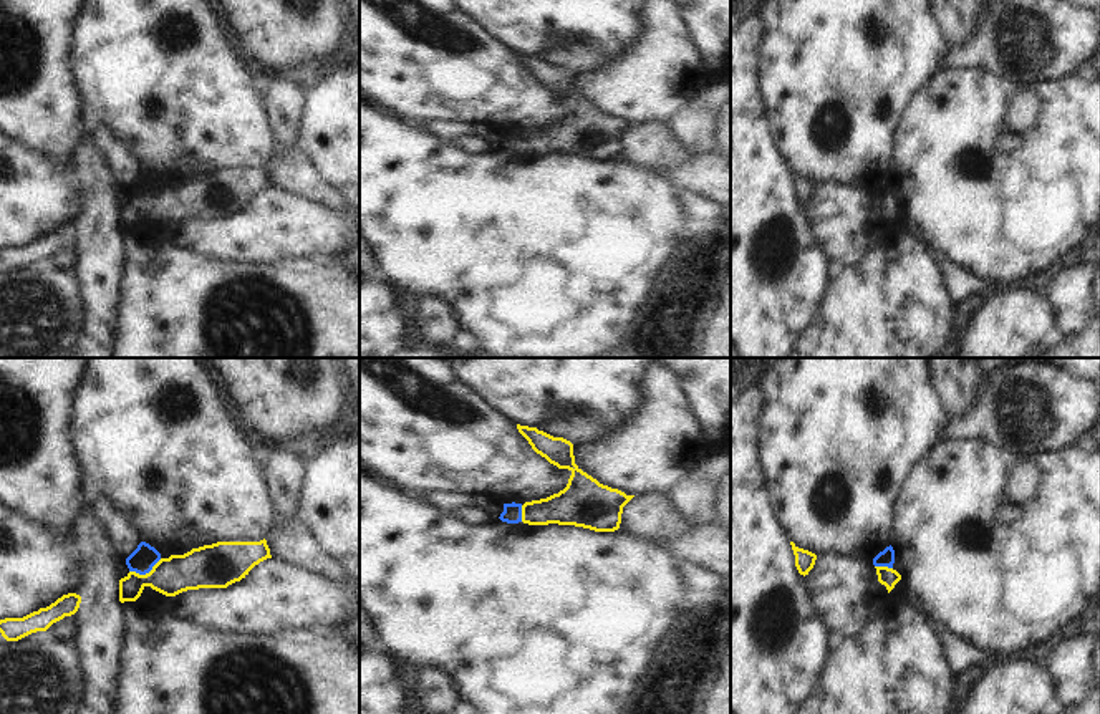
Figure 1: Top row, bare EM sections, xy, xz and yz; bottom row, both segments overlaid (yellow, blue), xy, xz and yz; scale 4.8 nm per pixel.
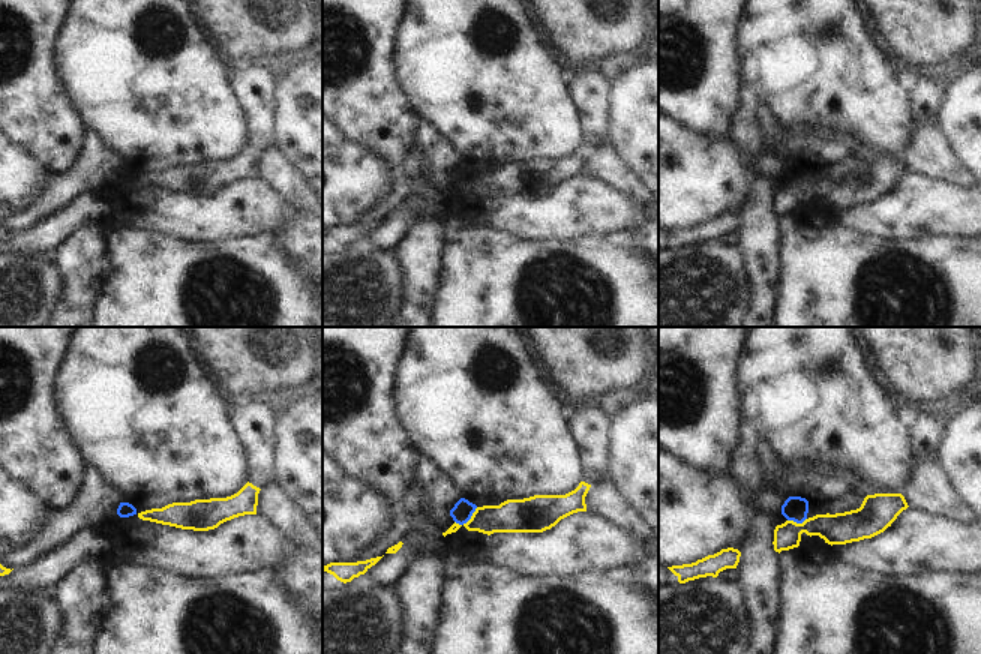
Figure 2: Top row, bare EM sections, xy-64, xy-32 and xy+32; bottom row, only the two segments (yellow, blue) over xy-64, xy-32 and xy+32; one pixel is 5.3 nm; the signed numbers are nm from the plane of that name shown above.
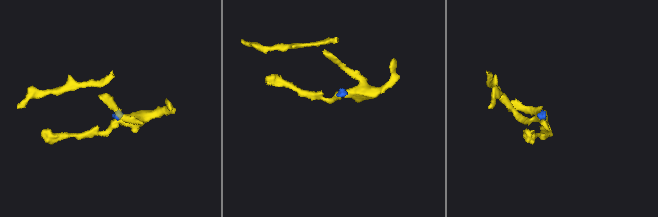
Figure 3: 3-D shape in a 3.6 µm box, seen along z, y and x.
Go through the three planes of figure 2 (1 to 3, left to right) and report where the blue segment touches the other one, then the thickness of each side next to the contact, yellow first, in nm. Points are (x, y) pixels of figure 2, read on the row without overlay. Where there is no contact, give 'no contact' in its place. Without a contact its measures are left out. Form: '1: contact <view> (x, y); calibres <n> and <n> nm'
1: no contact
2: contact xy-32 (468, 185); calibres 180 and 110 nm
3: contact xy+32 (795, 186); calibres 170 and 130 nm

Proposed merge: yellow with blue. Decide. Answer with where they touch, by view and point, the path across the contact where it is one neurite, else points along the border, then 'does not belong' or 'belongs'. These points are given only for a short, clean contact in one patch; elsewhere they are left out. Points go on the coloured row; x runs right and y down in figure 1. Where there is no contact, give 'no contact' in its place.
contact xy (146, 574); way xy (197, 569), (179, 574), (146, 574), (144, 557); belongs

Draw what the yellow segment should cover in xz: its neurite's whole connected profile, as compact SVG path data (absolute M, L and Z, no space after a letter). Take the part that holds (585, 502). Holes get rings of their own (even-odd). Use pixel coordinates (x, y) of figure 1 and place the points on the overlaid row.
M517 424L519 432L532 449L558 469L572 472L568 484L558 494L547 499L522 504L504 504L500 520L528 525L575 525L595 532L615 532L620 528L623 507L634 497L618 489L600 484L575 464L573 444L563 437L553 437L537 427Z

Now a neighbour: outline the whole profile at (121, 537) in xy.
M91 495L91 510L94 520L104 532L111 557L94 568L86 565L78 580L86 583L93 575L106 572L116 573L121 580L129 573L126 558L141 543L139 537L129 522L103 495Z

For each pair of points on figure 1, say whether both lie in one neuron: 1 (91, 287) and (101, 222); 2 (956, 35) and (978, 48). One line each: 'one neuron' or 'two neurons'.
1: one neuron
2: two neurons

